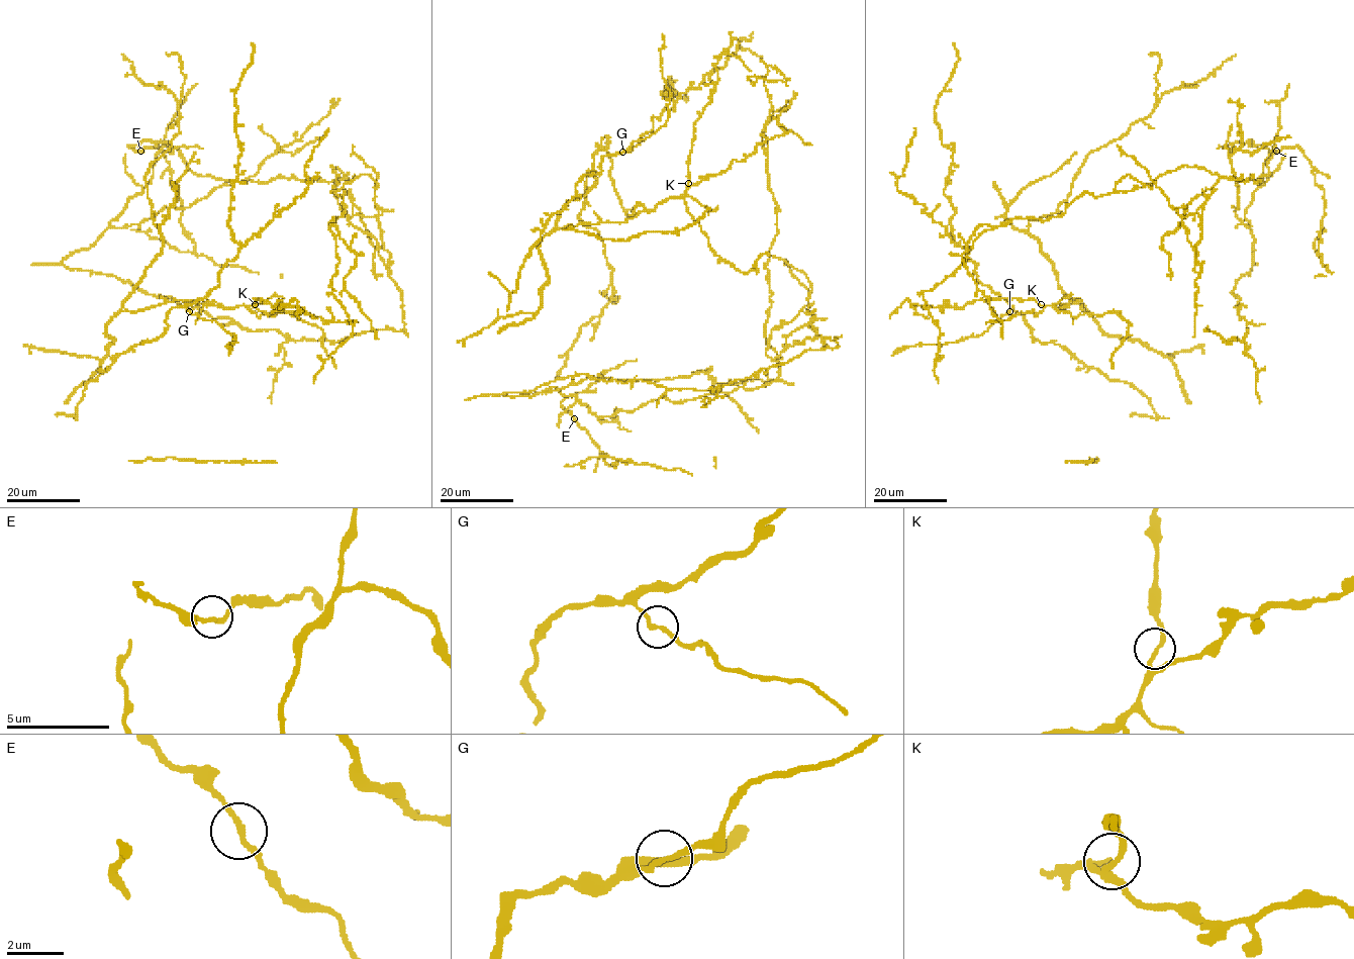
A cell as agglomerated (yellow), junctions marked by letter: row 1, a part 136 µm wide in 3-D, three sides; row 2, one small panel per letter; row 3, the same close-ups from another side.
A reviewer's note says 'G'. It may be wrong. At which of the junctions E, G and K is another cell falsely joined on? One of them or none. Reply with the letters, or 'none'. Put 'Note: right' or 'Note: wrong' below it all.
G
Note: right

